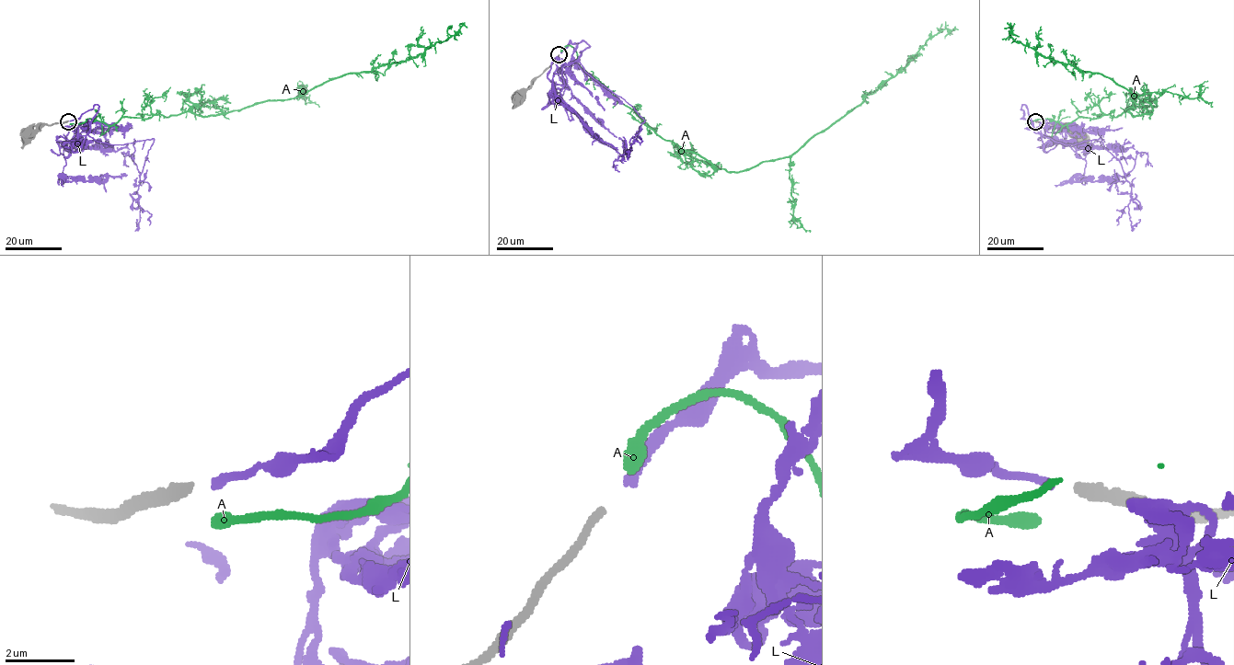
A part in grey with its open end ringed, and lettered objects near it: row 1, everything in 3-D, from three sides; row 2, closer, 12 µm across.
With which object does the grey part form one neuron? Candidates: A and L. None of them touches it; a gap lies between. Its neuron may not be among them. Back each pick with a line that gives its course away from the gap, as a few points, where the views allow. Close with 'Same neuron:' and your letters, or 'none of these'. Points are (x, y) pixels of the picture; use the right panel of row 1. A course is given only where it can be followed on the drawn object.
L: course (1033, 121), (1023, 117), (1024, 104), (1032, 126), (1054, 141), (1101, 139), (1131, 185), (1131, 224), (1138, 220)
Same neuron: L

